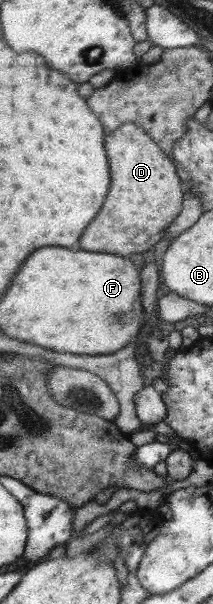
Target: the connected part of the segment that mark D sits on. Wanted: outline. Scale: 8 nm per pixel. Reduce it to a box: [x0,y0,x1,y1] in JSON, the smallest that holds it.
[80,123,184,256]

